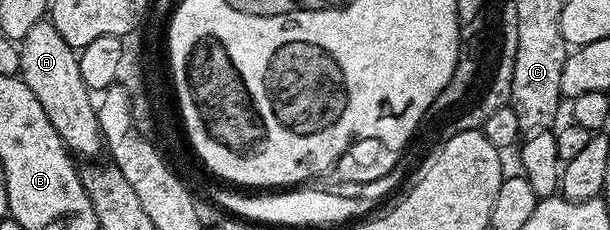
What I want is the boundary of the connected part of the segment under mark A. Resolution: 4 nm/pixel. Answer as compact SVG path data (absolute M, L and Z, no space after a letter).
M42 21L38 25L34 25L34 29L30 29L30 33L26 33L26 37L19 40L18 46L20 51L19 78L24 80L30 93L34 93L34 97L38 97L38 105L42 105L42 109L46 109L46 117L50 117L50 125L54 125L54 129L58 133L58 137L62 137L65 147L77 156L79 156L78 154L96 155L102 151L102 136L96 116L98 107L94 102L93 92L88 90L86 81L82 81L82 69L78 69L79 54L64 40L62 33L58 33L58 29L54 29L51 21Z

